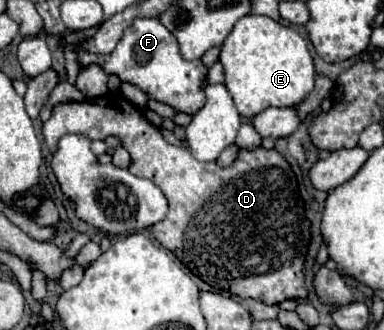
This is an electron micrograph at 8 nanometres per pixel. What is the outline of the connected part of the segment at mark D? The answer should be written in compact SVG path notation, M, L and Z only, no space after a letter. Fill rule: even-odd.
M107 93L97 99L85 101L69 101L57 103L51 109L49 121L43 123L43 137L51 153L57 151L57 143L67 133L81 133L89 139L103 139L103 137L119 137L121 145L131 155L129 171L133 175L151 179L169 201L169 213L165 219L157 221L151 227L151 235L173 251L177 259L197 277L201 277L211 287L225 289L241 299L259 299L265 305L277 305L285 299L305 299L307 289L303 281L303 261L307 253L307 245L311 241L309 221L305 217L305 205L297 191L297 179L289 167L289 163L279 155L275 149L265 151L257 147L253 151L239 149L237 159L229 167L219 167L215 163L201 163L197 161L187 147L175 147L165 141L161 129L149 123L143 111L133 105L131 101L123 99L119 93Z

